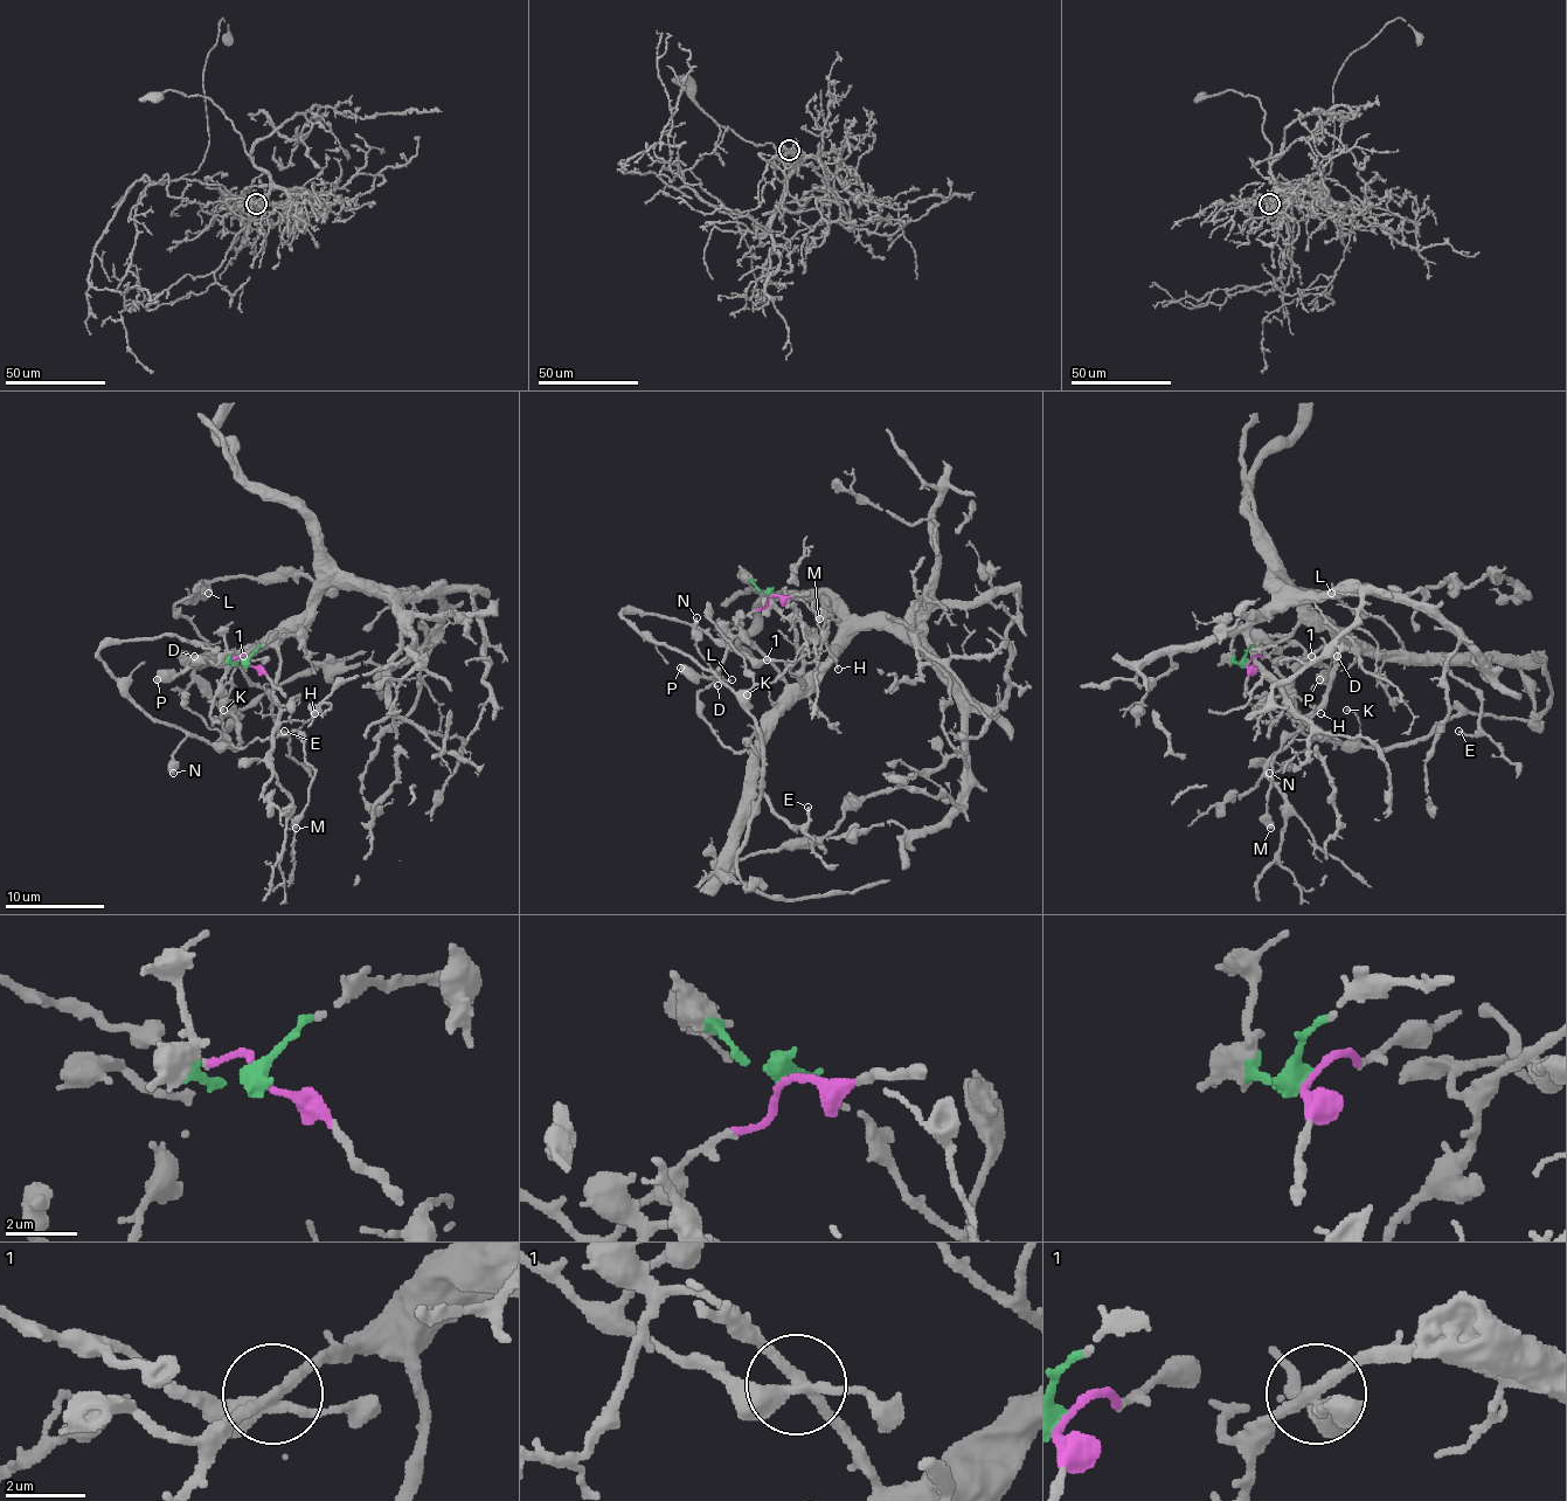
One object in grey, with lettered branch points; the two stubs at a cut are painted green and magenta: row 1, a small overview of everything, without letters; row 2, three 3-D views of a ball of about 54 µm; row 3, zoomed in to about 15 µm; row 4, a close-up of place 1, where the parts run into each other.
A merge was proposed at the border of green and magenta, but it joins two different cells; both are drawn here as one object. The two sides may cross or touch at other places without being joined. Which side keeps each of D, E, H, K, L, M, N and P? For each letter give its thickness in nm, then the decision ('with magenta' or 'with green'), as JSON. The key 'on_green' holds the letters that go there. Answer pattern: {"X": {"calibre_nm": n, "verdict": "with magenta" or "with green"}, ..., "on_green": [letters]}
{"D": {"calibre_nm": 140, "verdict": "with green"}, "E": {"calibre_nm": 200, "verdict": "with green"}, "H": {"calibre_nm": 110, "verdict": "with green"}, "K": {"calibre_nm": 130, "verdict": "with magenta"}, "L": {"calibre_nm": 120, "verdict": "with green"}, "M": {"calibre_nm": 550, "verdict": "with magenta"}, "N": {"calibre_nm": 220, "verdict": "with magenta"}, "P": {"calibre_nm": 650, "verdict": "with green"}, "on_green": ["D", "E", "H", "L", "P"]}

